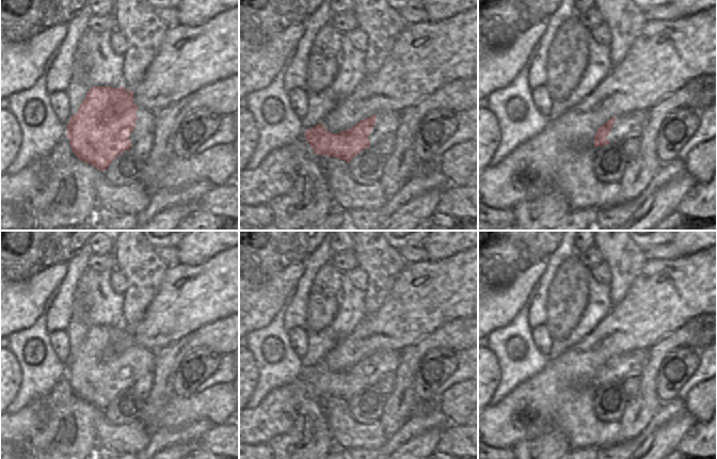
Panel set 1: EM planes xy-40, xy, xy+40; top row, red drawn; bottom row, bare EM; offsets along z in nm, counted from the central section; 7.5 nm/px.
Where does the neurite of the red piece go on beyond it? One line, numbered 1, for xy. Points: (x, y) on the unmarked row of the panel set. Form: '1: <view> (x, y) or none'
1: none

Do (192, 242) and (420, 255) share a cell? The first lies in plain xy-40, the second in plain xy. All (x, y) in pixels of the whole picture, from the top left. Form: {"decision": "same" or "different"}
{"decision": "different"}

